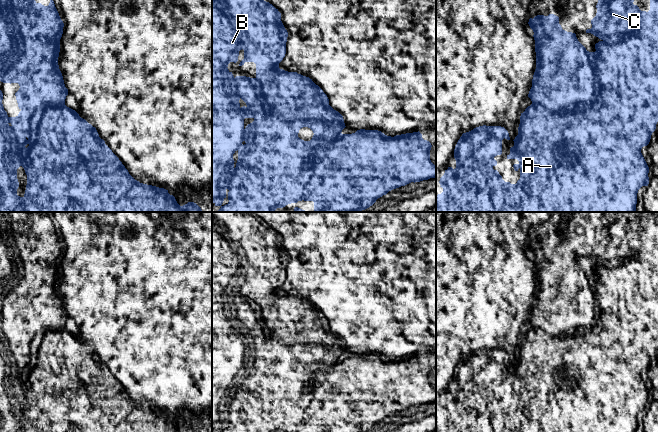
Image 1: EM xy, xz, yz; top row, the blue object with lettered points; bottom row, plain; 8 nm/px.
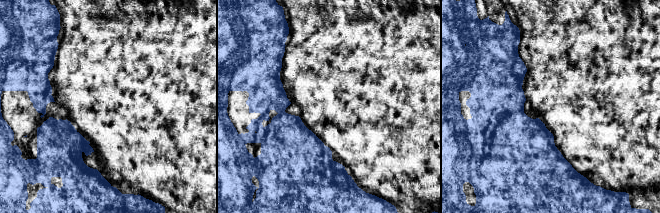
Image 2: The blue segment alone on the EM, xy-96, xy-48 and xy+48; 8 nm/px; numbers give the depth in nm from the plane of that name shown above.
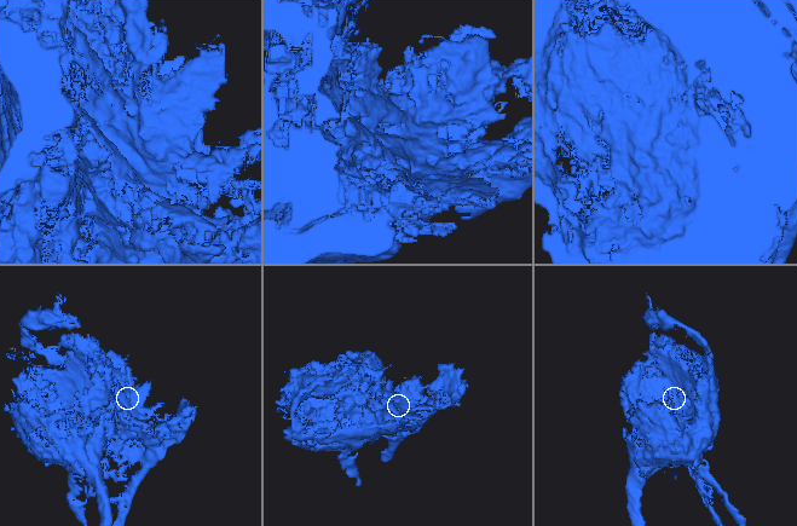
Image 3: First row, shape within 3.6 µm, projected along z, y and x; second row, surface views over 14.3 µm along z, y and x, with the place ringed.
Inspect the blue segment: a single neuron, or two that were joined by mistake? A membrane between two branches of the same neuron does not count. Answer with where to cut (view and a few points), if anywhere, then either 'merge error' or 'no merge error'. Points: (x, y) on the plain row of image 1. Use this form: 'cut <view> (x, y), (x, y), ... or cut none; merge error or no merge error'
cut yz (581, 274), (577, 321), (560, 339), (555, 359), (536, 365); merge error

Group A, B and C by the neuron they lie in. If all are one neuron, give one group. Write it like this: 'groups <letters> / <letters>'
groups A C / B

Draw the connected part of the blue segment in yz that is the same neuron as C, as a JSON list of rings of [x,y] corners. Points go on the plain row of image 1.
[[[599,212],[590,217],[591,221],[599,221],[596,229],[596,240],[591,244],[592,252],[587,253],[586,257],[591,257],[598,261],[600,265],[595,268],[595,276],[589,276],[578,265],[576,258],[567,256],[559,248],[559,241],[554,238],[548,240],[537,239],[529,243],[529,250],[534,256],[535,276],[536,276],[536,293],[532,303],[532,311],[536,313],[543,312],[543,307],[547,304],[548,298],[554,294],[560,285],[566,281],[577,279],[578,284],[578,320],[569,335],[560,339],[561,347],[555,354],[556,359],[553,363],[547,365],[536,365],[534,362],[538,359],[535,355],[533,345],[542,339],[542,335],[537,333],[533,328],[528,330],[520,340],[518,359],[515,361],[514,370],[510,372],[510,378],[507,383],[517,383],[518,388],[514,388],[514,394],[520,395],[520,403],[516,408],[505,406],[502,400],[493,391],[497,389],[495,380],[502,378],[502,364],[510,364],[508,355],[501,350],[479,350],[473,354],[463,357],[458,364],[454,373],[454,382],[456,392],[448,391],[444,399],[440,402],[440,411],[443,416],[436,420],[436,432],[636,432],[637,417],[642,410],[649,408],[649,391],[641,377],[641,373],[650,366],[651,359],[656,353],[658,346],[658,212],[646,212],[646,218],[650,220],[650,234],[641,235],[637,229],[634,229],[634,220],[630,212]]]

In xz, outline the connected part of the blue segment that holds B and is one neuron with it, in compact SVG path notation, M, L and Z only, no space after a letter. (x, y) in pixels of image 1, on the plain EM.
M212 212L212 428L221 430L226 422L226 414L230 412L230 406L234 399L233 378L244 365L244 343L257 342L261 337L271 334L275 330L281 330L289 337L299 342L309 344L317 349L317 353L323 356L337 356L338 347L343 346L343 340L329 329L329 323L323 314L312 303L297 299L297 314L293 312L285 314L281 306L272 304L267 310L260 304L256 306L256 325L246 326L246 331L240 330L240 314L234 307L234 300L228 294L230 286L238 285L239 275L243 268L237 259L229 243L221 234L234 225L237 214L229 212Z

